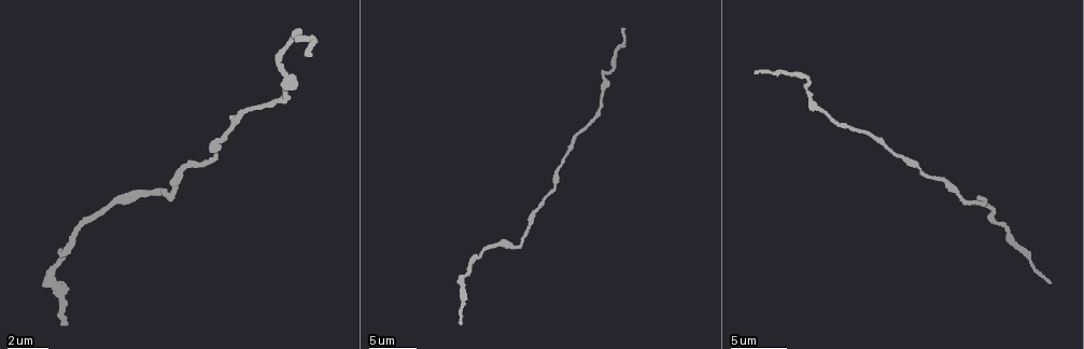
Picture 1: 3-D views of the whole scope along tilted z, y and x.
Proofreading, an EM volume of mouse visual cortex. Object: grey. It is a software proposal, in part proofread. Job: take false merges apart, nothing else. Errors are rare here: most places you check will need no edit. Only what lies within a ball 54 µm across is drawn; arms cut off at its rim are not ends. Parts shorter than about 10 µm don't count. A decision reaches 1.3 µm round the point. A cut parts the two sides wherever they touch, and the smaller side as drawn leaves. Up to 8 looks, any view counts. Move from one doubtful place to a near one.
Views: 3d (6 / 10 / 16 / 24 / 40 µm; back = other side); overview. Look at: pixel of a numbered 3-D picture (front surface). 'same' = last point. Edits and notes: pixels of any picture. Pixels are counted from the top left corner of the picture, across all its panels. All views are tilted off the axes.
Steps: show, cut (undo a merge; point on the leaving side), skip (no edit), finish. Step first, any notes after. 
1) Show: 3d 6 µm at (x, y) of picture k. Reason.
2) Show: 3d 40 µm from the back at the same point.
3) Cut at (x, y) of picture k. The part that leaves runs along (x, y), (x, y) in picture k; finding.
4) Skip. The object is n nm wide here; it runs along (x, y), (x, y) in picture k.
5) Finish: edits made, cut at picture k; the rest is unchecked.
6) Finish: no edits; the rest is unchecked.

Show: 3d 16 µm at (213, 159) of picture 1.

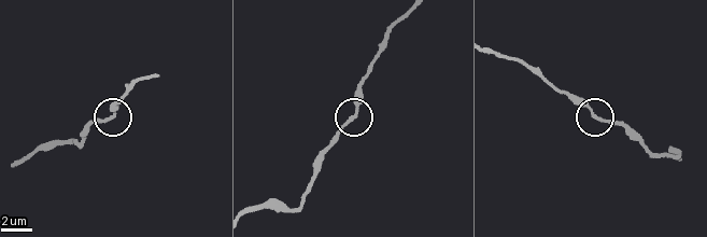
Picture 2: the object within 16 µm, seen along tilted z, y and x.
Skip. All the same neuron.

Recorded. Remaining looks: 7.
Show: 3d 16 µm at (982, 203) of picture 1. Thick turns thin.

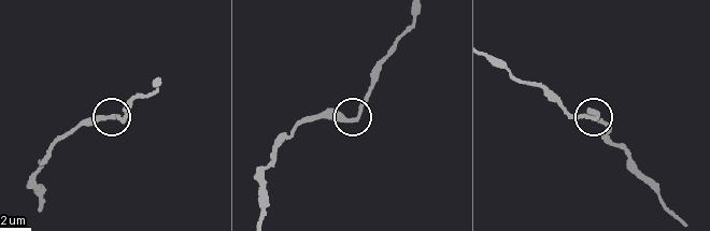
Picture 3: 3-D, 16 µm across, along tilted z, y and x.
Skip. It runs along (156, 89), (133, 101), (125, 117), (89, 117), (79, 124) in picture 3; all the same neuron.

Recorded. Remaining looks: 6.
Show: 3d 6 µm at (51, 273) of picture 1. Thick turns thin.

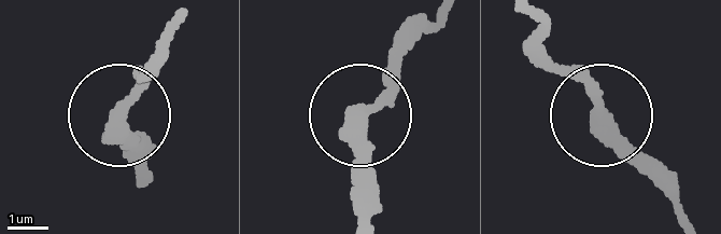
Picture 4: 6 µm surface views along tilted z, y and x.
Skip. It runs along (529, 17), (548, 59), (676, 196) in picture 4; one neuron here.

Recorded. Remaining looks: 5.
Show: 3d 16 µm at (280, 66) of picture 1. Calibre changes.

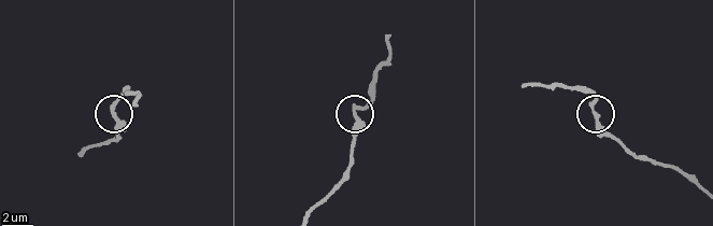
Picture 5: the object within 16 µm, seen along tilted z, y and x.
Skip. The object is 270 nm wide here; it runs along (696, 182), (626, 147), (598, 118), (590, 88) in picture 5; one neuron here.

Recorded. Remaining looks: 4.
Finish: no edits; the rest is unchecked.

